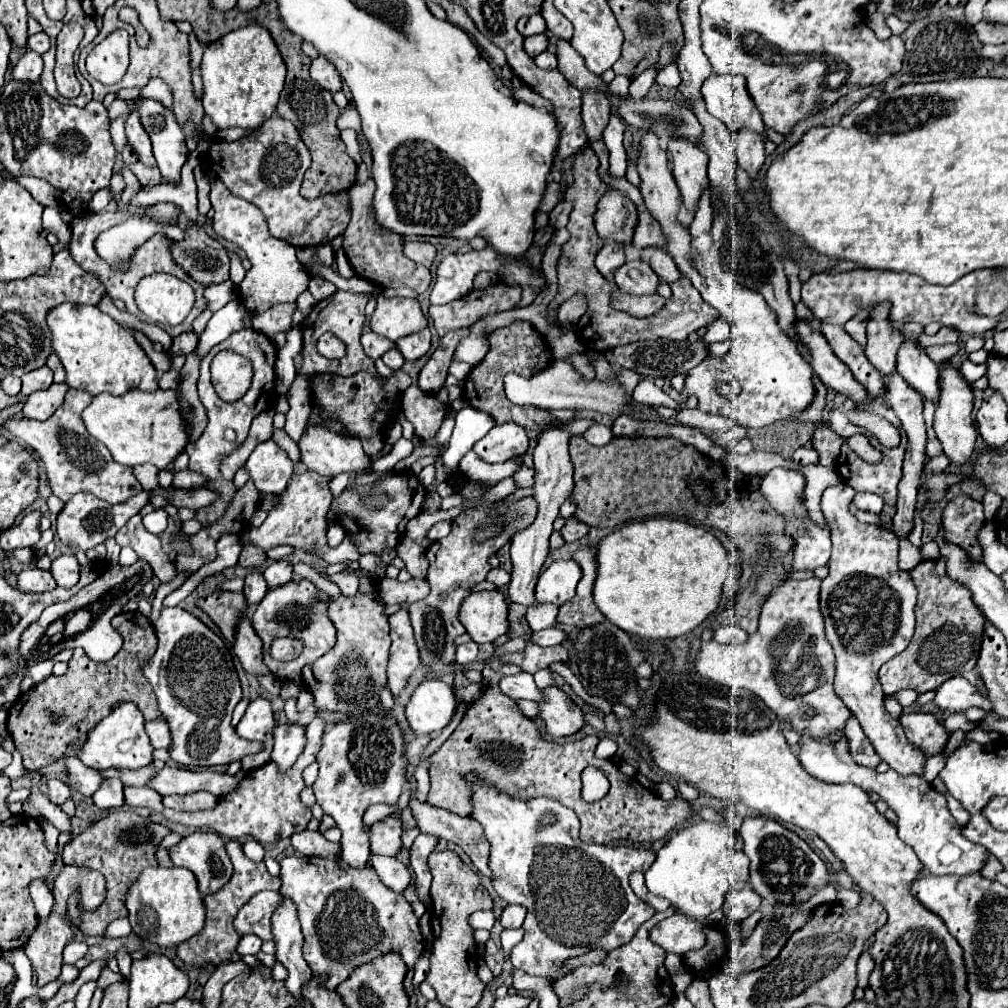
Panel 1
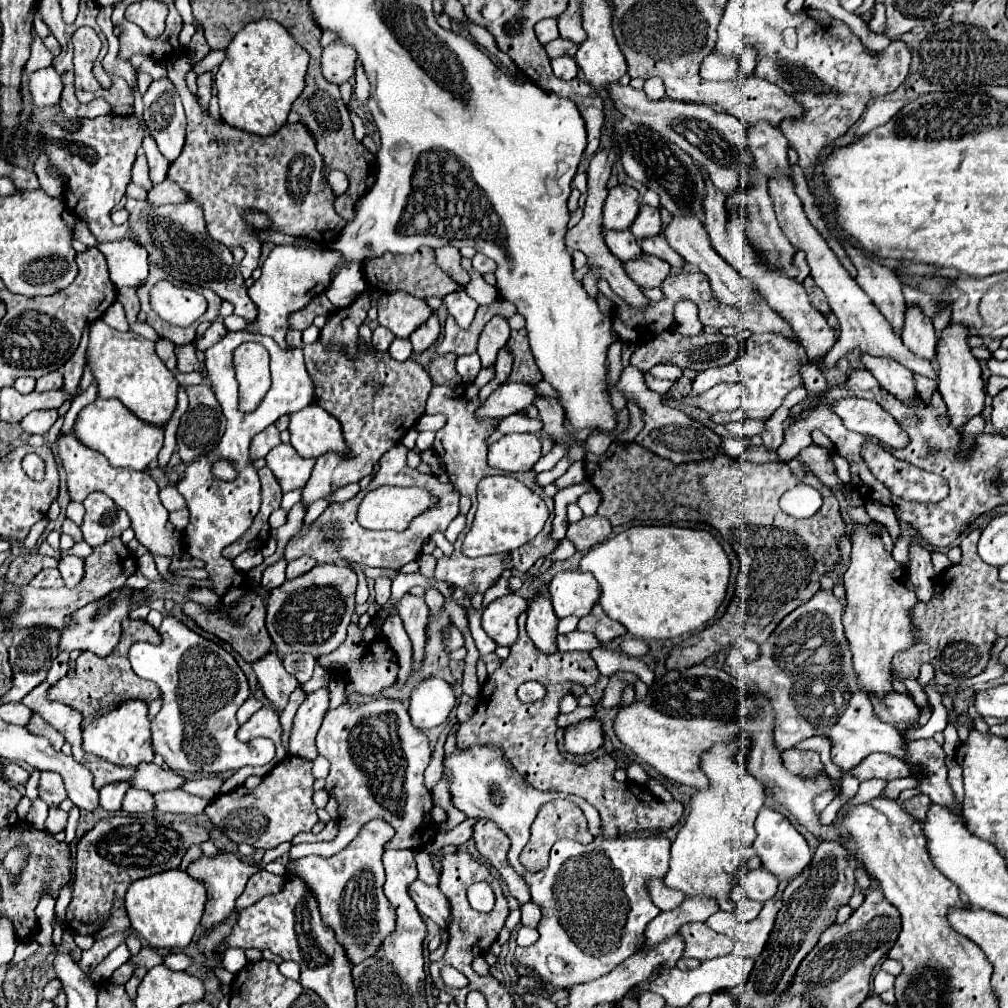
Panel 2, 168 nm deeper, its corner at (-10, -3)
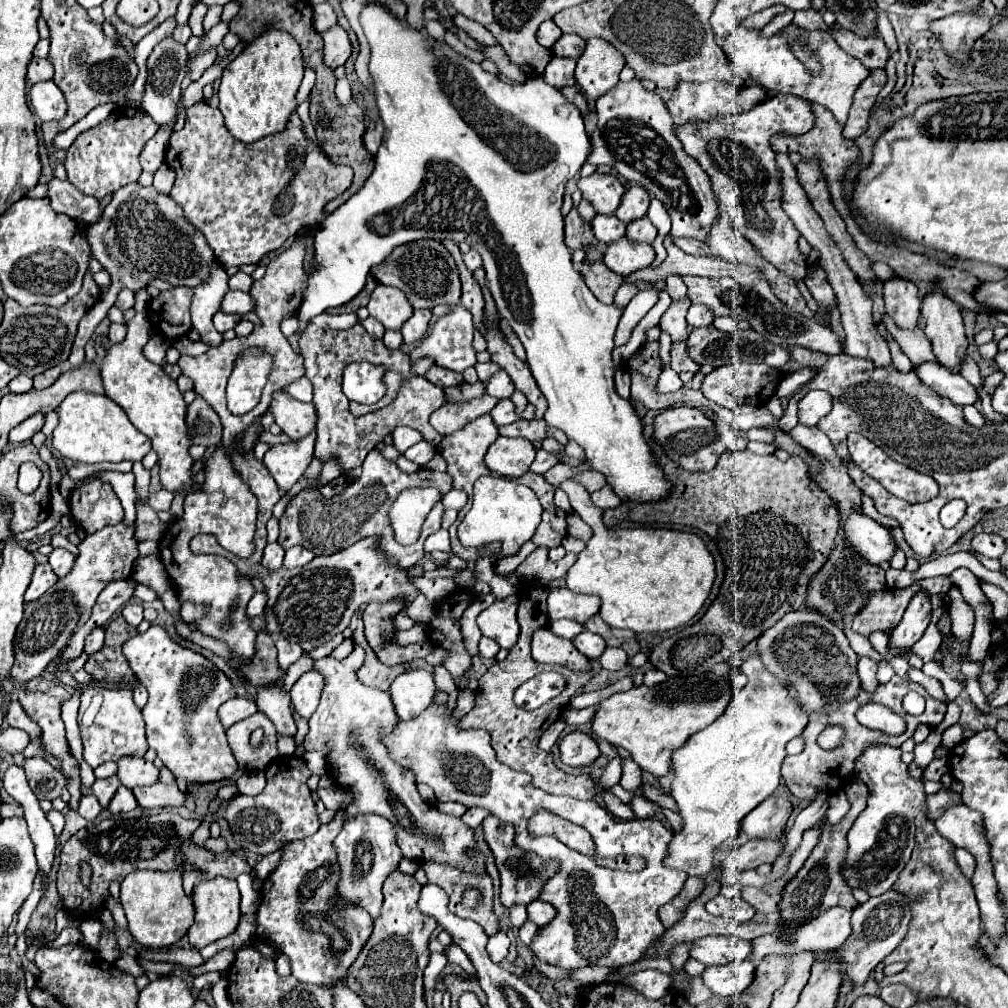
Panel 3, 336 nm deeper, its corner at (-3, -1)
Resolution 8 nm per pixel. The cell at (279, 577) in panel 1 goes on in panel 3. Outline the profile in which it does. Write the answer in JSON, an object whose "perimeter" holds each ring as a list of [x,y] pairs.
{"perimeter":[[[293,546],[291,550],[285,552],[285,562],[283,566],[285,568],[297,568],[297,566],[305,566],[307,562],[311,562],[315,558],[313,552],[309,552],[307,548],[301,548],[301,546]]]}

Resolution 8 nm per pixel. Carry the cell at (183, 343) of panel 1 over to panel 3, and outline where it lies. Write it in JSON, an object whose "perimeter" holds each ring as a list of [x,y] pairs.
{"perimeter":[[[217,312],[213,316],[213,326],[217,332],[225,332],[225,330],[231,330],[235,328],[235,324],[239,322],[239,314],[223,314],[223,312]]]}

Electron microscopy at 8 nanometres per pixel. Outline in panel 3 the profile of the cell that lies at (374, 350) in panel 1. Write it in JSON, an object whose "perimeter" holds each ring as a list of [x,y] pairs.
{"perimeter":[[[369,316],[369,318],[367,318],[367,320],[363,320],[361,324],[363,324],[363,328],[369,332],[369,336],[373,336],[375,340],[381,340],[381,338],[383,338],[385,328],[383,328],[375,318],[371,318],[371,316]]]}

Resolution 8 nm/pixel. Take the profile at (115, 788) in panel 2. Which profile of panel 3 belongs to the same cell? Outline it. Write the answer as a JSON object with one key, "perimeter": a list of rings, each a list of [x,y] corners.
{"perimeter":[[[111,776],[111,778],[105,778],[105,780],[95,780],[93,784],[93,794],[97,796],[101,808],[107,808],[111,798],[115,796],[117,788],[121,786],[121,782],[117,780],[117,776]]]}

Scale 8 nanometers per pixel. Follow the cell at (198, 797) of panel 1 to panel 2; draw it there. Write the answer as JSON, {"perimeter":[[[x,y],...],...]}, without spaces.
{"perimeter":[[[166,790],[166,792],[156,792],[154,794],[154,804],[156,810],[160,812],[174,812],[174,814],[202,814],[204,808],[210,804],[204,798],[186,794],[184,790]]]}

